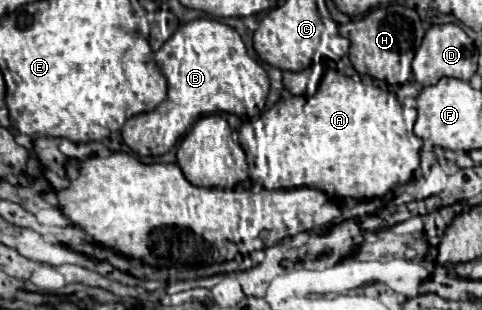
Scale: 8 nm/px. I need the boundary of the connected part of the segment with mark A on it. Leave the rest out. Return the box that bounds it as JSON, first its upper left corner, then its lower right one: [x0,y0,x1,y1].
[240,69,423,198]

